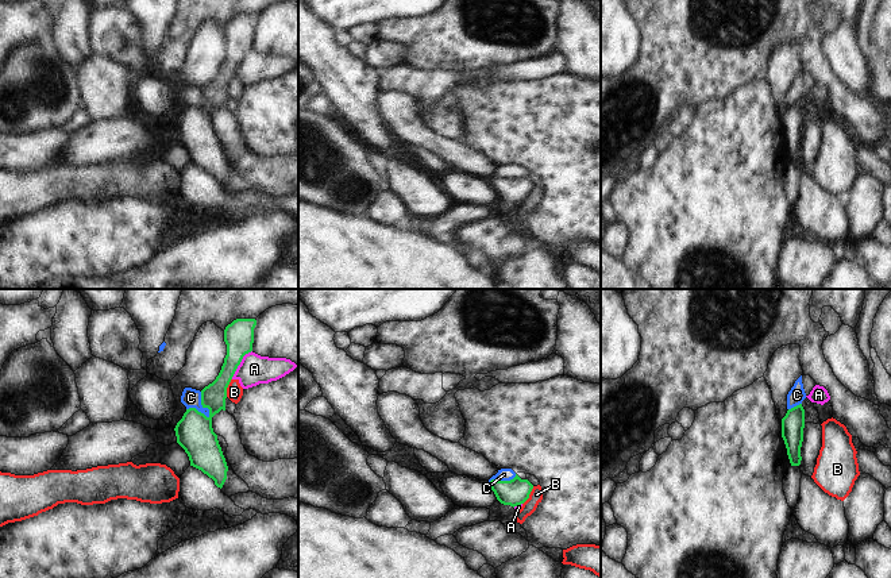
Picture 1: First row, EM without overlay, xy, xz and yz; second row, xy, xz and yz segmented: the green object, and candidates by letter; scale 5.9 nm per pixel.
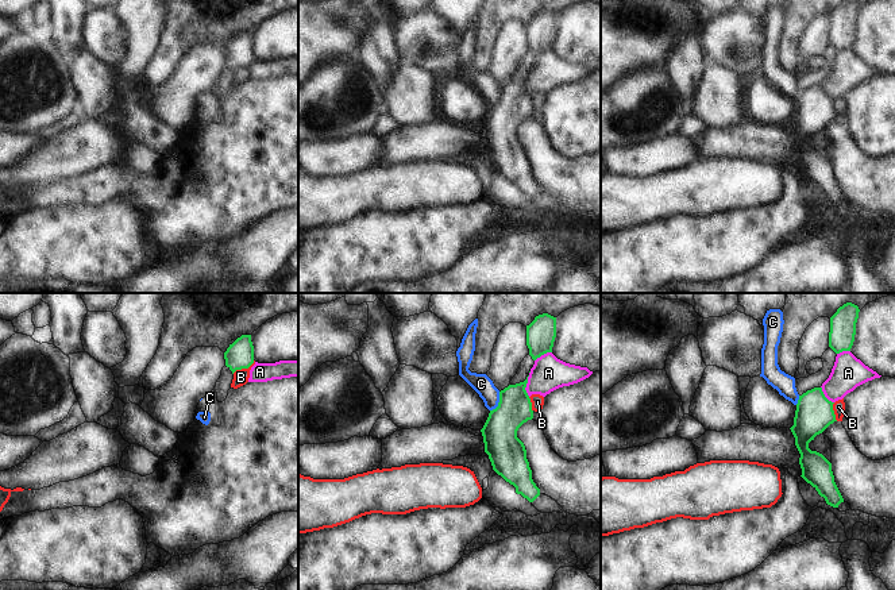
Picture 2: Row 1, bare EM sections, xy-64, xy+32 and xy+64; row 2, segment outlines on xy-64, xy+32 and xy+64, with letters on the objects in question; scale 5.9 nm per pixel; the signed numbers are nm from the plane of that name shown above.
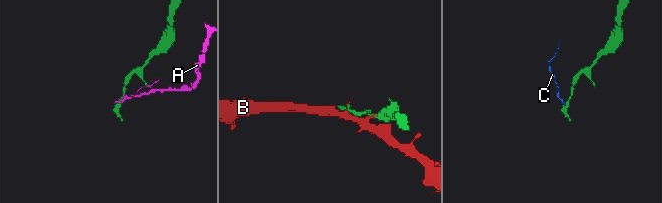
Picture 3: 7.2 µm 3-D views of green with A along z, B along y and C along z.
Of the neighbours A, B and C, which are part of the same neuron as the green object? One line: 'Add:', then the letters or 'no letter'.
Add: no letter.

